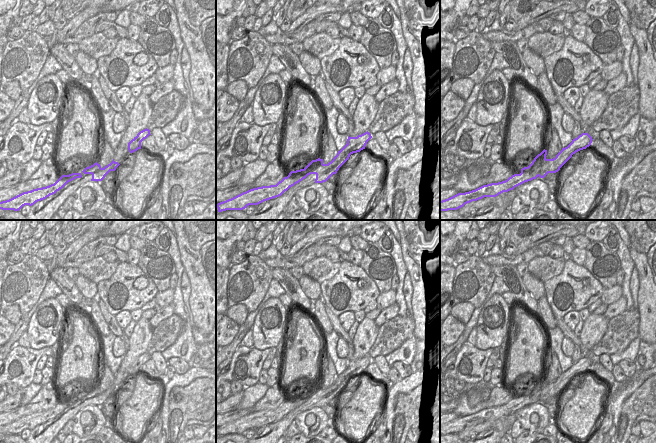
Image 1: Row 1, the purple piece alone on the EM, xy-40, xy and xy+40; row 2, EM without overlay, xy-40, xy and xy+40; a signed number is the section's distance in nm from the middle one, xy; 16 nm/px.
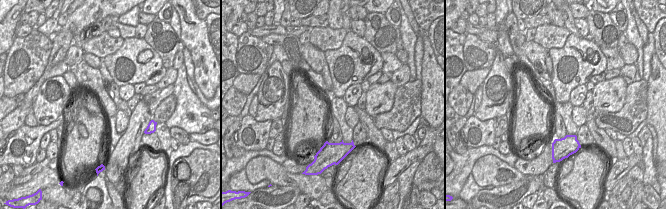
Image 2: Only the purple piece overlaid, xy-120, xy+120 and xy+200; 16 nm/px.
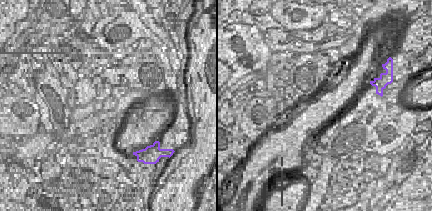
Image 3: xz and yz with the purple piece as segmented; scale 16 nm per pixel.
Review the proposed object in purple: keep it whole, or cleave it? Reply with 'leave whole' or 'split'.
split

